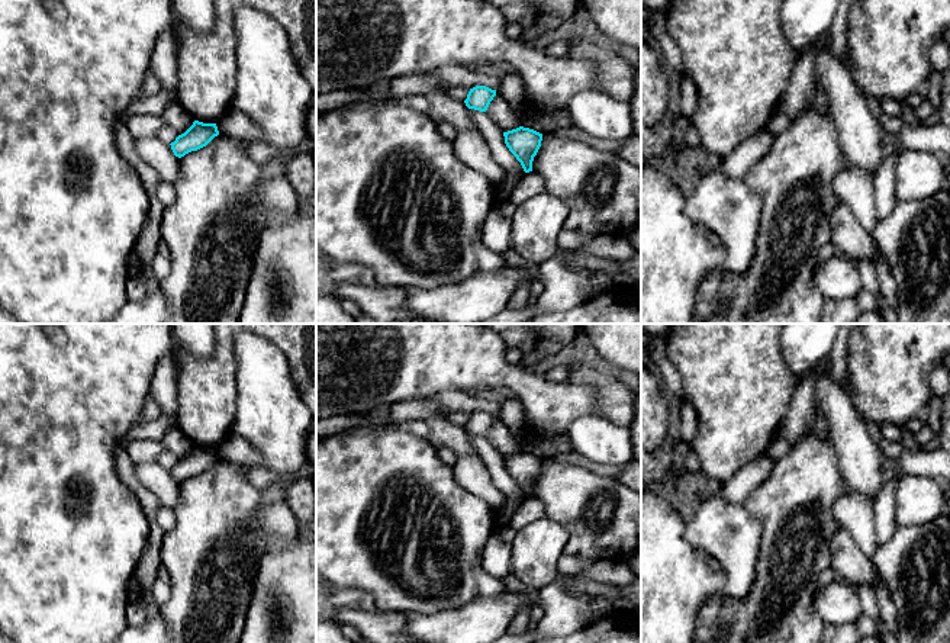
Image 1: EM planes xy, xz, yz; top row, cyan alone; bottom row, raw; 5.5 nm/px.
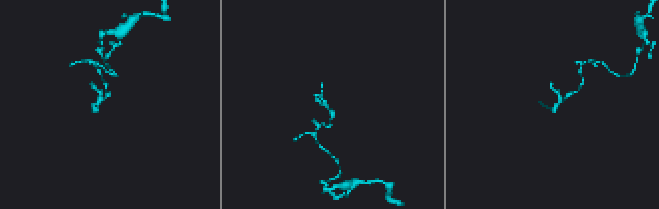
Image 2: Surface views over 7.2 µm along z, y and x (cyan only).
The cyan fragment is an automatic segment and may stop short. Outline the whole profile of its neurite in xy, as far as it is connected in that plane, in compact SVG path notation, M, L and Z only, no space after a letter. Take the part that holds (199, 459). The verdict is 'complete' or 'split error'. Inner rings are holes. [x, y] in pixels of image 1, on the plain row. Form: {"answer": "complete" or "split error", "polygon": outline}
{"answer": "complete", "polygon": "M194 446L193 450L171 467L171 475L175 482L181 483L191 476L206 472L215 462L219 460L216 449L203 449Z"}

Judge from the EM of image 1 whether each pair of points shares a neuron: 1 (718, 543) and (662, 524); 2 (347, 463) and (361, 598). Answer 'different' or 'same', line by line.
1: different
2: different

